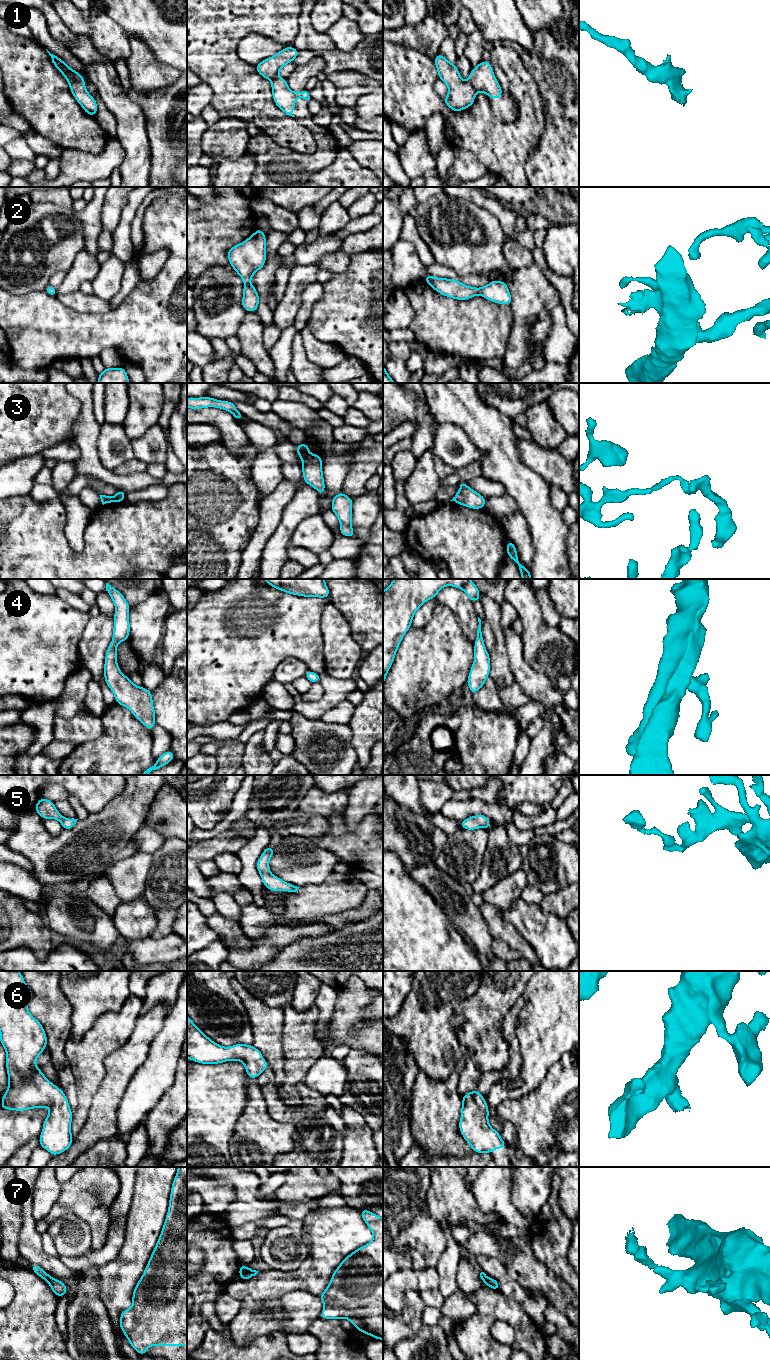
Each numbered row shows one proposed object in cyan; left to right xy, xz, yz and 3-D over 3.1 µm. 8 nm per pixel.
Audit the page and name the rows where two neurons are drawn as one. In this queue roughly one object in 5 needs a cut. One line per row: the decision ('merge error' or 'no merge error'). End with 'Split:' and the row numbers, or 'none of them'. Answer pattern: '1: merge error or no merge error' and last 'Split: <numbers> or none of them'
1: merge error
2: no merge error
3: merge error
4: no merge error
5: no merge error
6: no merge error
7: merge error
Split: 1, 3, 7

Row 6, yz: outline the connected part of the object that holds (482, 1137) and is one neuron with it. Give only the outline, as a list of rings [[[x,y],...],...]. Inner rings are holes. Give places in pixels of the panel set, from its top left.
[[[478,1090],[462,1096],[459,1130],[472,1150],[479,1154],[491,1154],[496,1148],[507,1148],[499,1132],[490,1126],[488,1116],[486,1100]]]

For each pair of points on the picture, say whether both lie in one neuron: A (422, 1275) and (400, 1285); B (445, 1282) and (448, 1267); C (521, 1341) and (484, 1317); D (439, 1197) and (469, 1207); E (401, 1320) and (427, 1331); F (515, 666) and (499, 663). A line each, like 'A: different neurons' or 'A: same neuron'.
A: same neuron
B: same neuron
C: same neuron
D: same neuron
E: different neurons
F: different neurons

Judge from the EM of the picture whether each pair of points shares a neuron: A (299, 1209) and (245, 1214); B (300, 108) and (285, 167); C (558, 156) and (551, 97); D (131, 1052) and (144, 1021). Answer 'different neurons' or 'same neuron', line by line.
A: same neuron
B: same neuron
C: same neuron
D: same neuron

